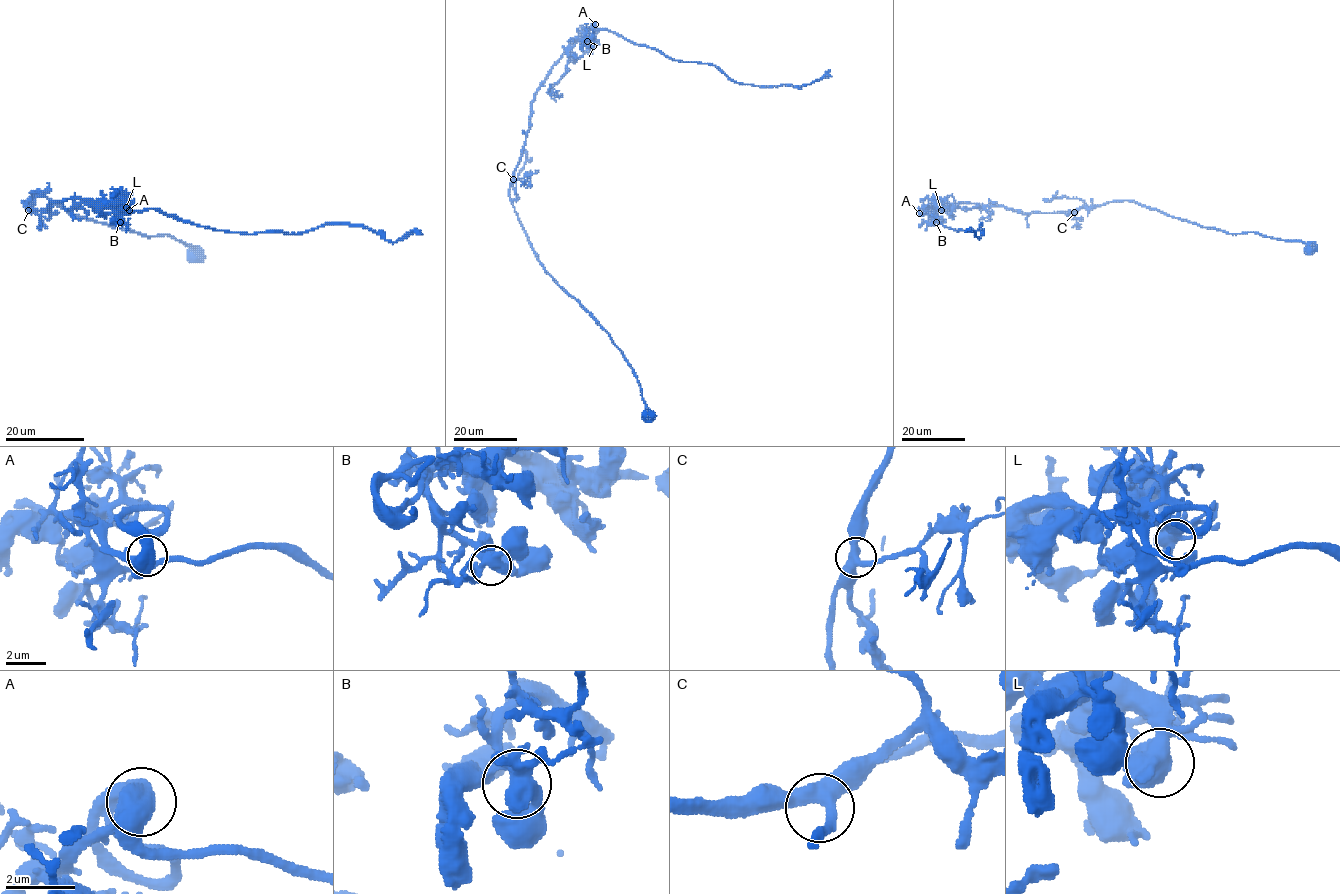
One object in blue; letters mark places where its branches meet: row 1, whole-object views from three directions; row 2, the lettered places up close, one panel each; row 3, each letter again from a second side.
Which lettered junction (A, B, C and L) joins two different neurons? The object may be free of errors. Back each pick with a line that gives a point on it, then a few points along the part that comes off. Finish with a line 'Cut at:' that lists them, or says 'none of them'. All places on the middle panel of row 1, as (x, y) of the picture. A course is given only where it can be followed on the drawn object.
Cut at: none of them

